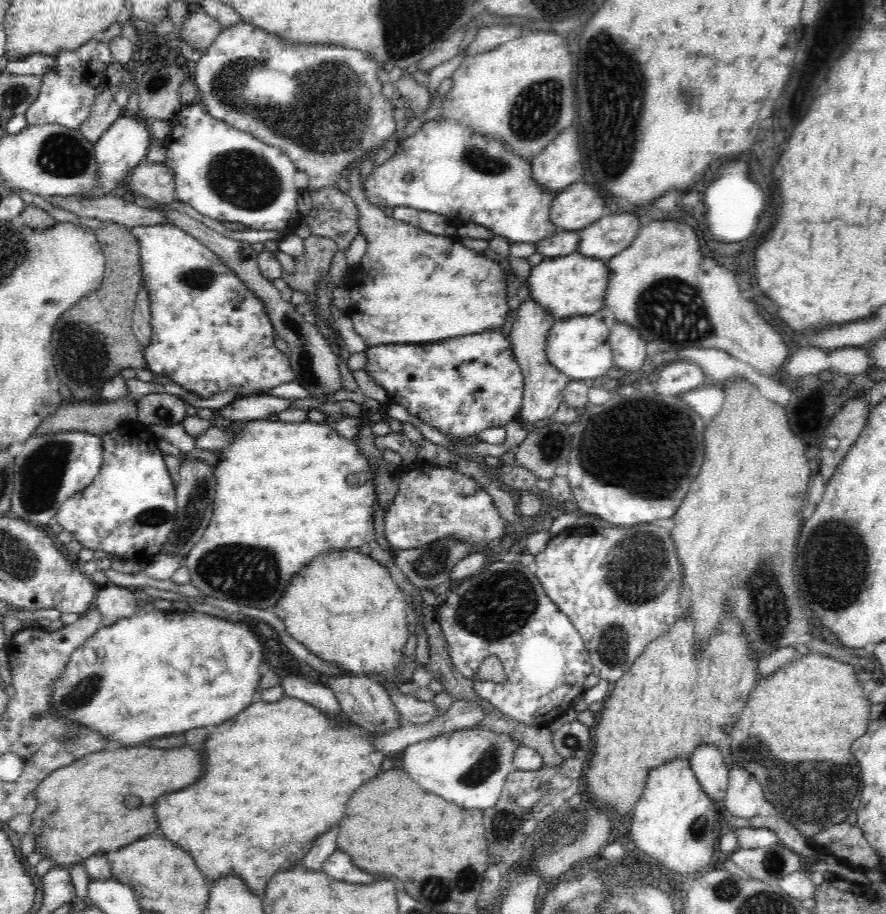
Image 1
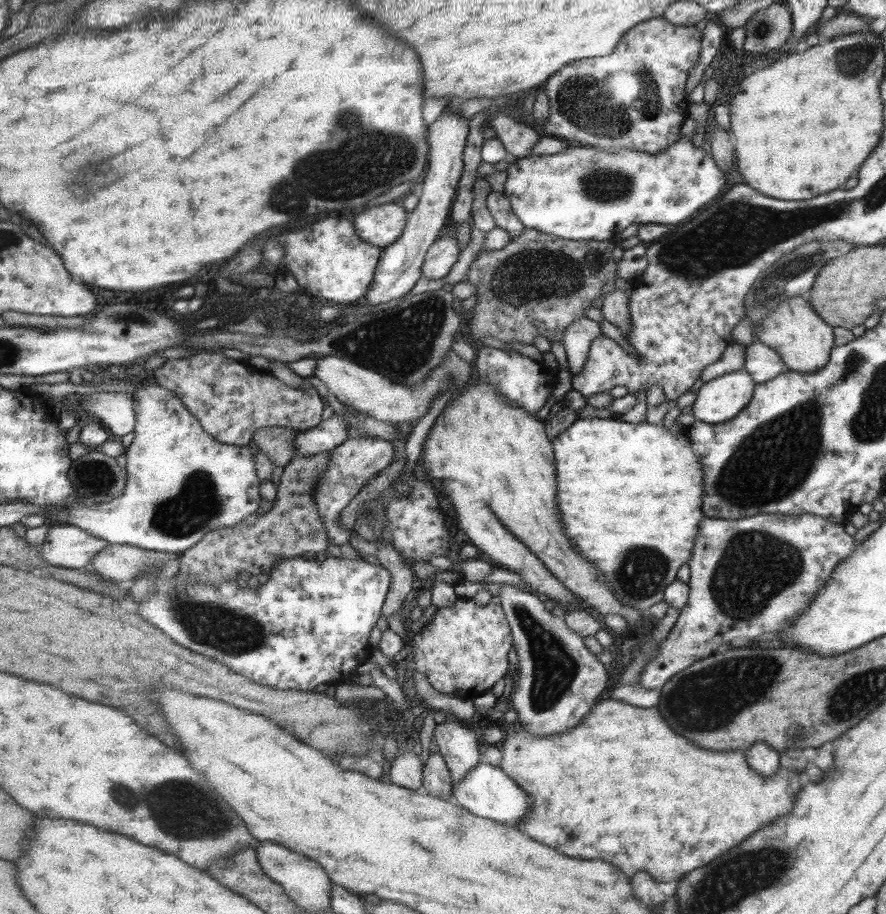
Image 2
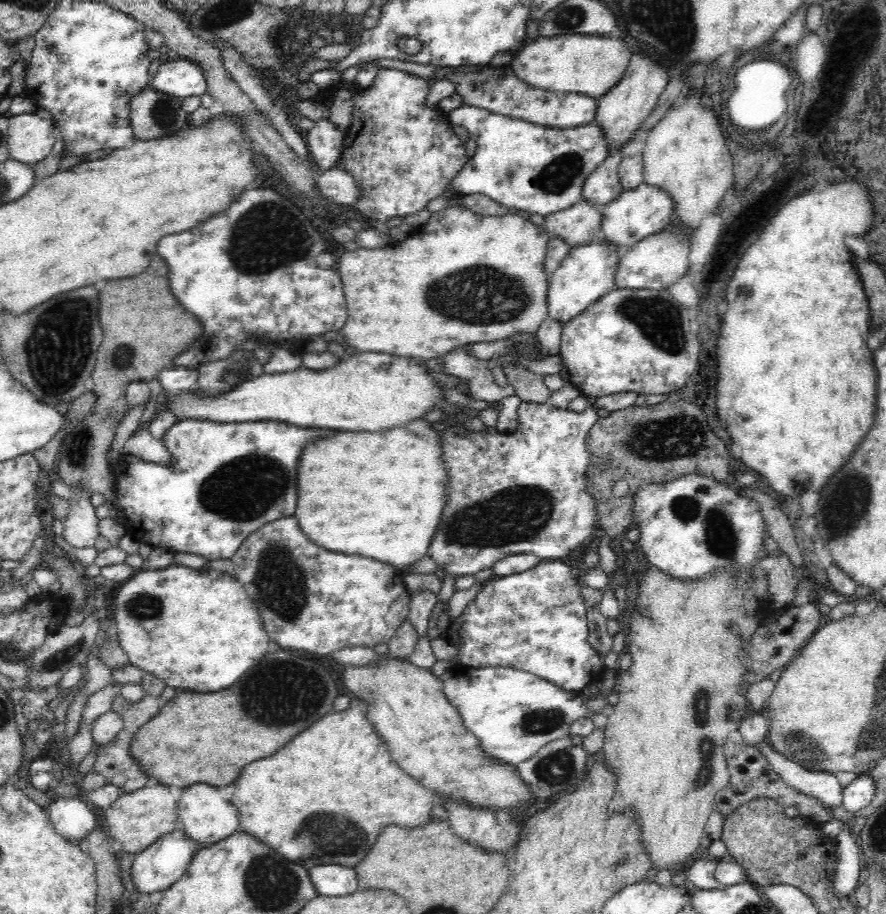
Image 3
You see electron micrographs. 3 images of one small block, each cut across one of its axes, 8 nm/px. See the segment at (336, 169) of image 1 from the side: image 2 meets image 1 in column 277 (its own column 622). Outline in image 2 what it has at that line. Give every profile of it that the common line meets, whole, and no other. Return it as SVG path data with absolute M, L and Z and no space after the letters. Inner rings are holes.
M662 17L648 18L629 29L619 48L613 49L609 56L585 58L577 66L571 62L567 70L553 74L545 85L549 117L543 125L534 122L531 127L541 136L577 140L583 146L601 149L629 149L645 151L647 154L659 153L679 139L679 128L687 116L685 101L685 82L689 69L699 61L701 34L691 26L675 26Z

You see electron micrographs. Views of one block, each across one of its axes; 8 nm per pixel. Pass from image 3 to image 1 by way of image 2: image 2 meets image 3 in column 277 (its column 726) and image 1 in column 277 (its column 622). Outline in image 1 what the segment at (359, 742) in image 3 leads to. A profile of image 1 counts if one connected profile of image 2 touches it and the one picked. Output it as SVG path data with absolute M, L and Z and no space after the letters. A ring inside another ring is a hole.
M285 695L276 704L256 702L216 726L216 732L206 742L206 776L190 788L162 796L156 802L159 834L190 852L206 880L214 882L227 875L238 874L252 893L262 896L270 882L270 874L274 874L274 870L282 870L282 866L294 866L310 850L310 846L300 844L316 840L330 822L340 824L348 794L356 790L364 778L378 774L380 764L392 758L392 755L380 753L376 749L375 738L371 738L370 733L350 721L344 713L332 717L332 720L348 728L346 734L342 734L342 730L336 732L334 728L328 728L328 720L324 716L318 708Z

